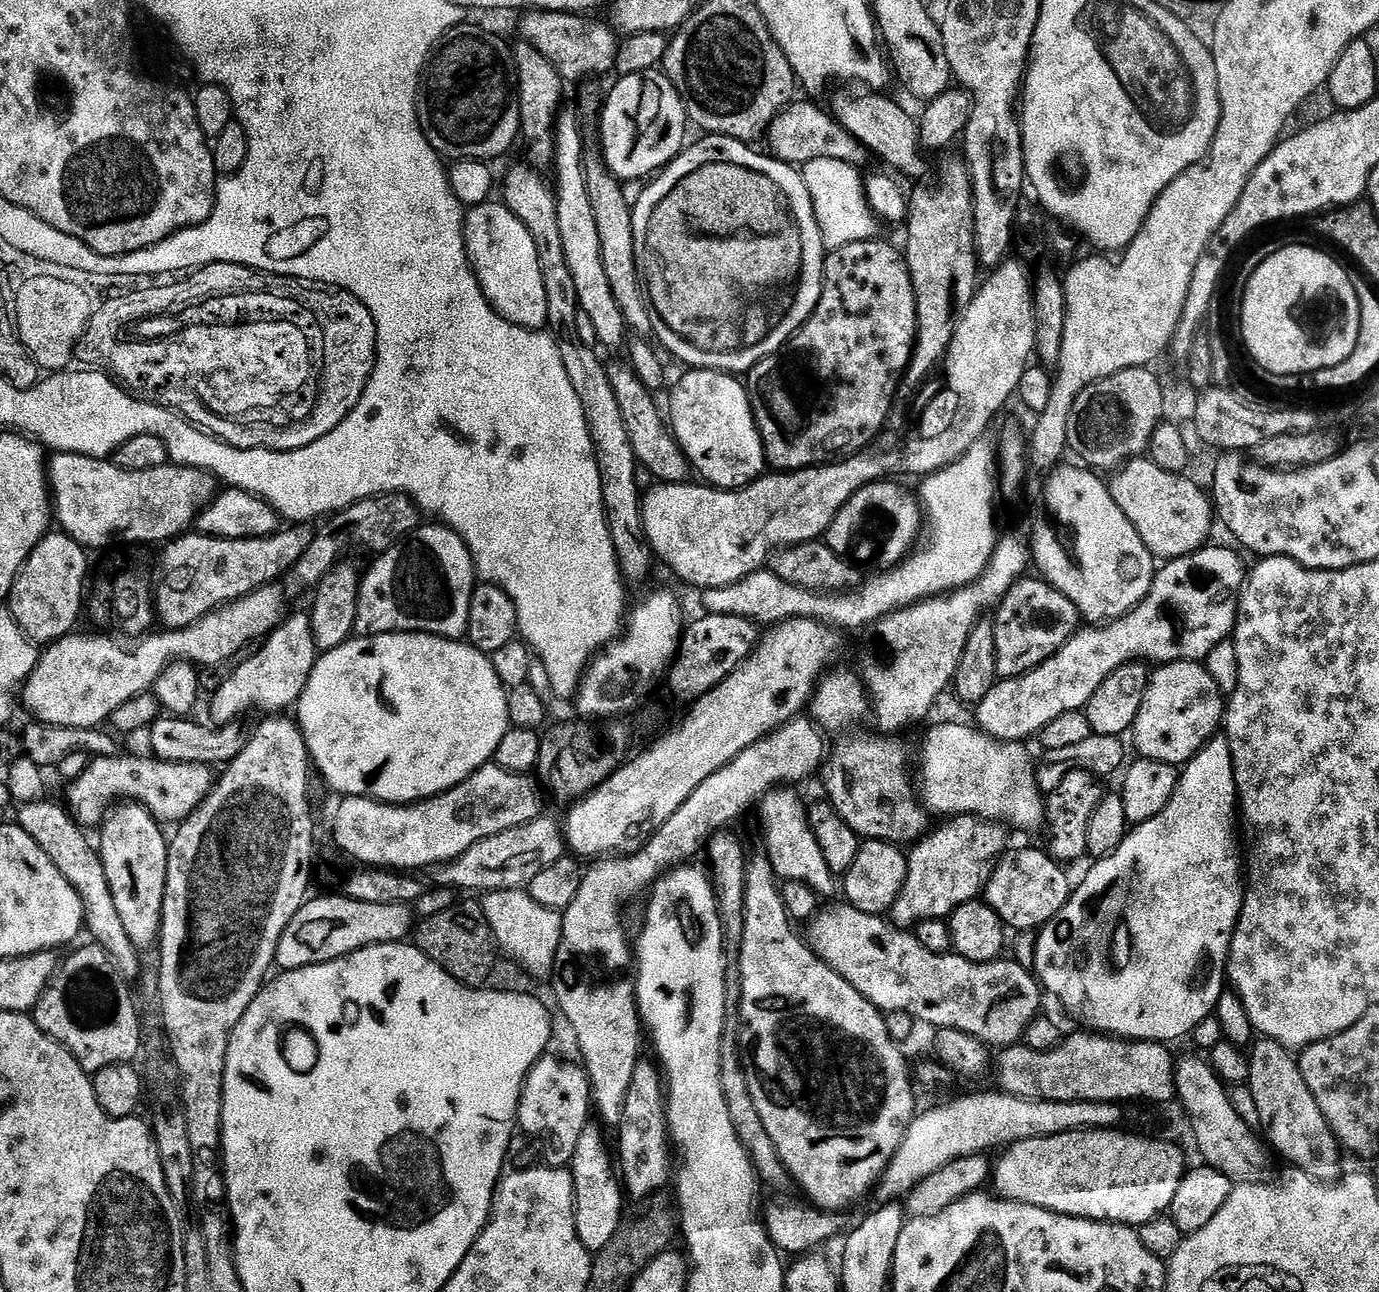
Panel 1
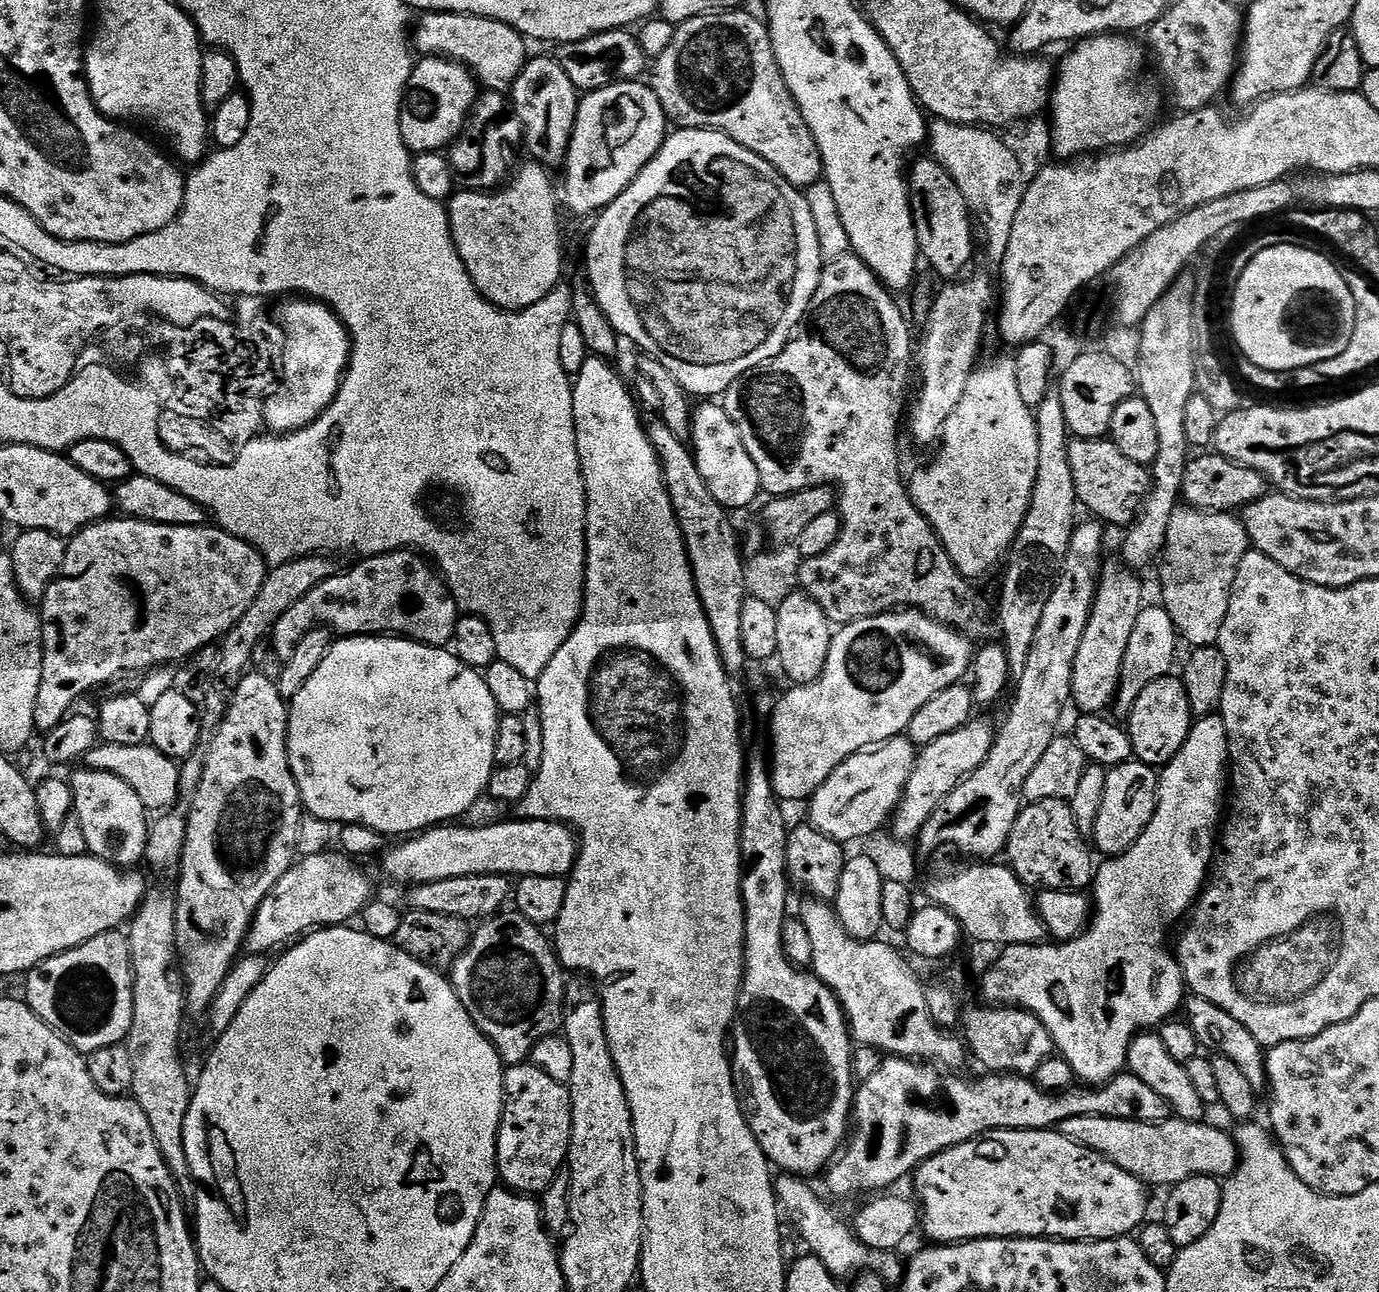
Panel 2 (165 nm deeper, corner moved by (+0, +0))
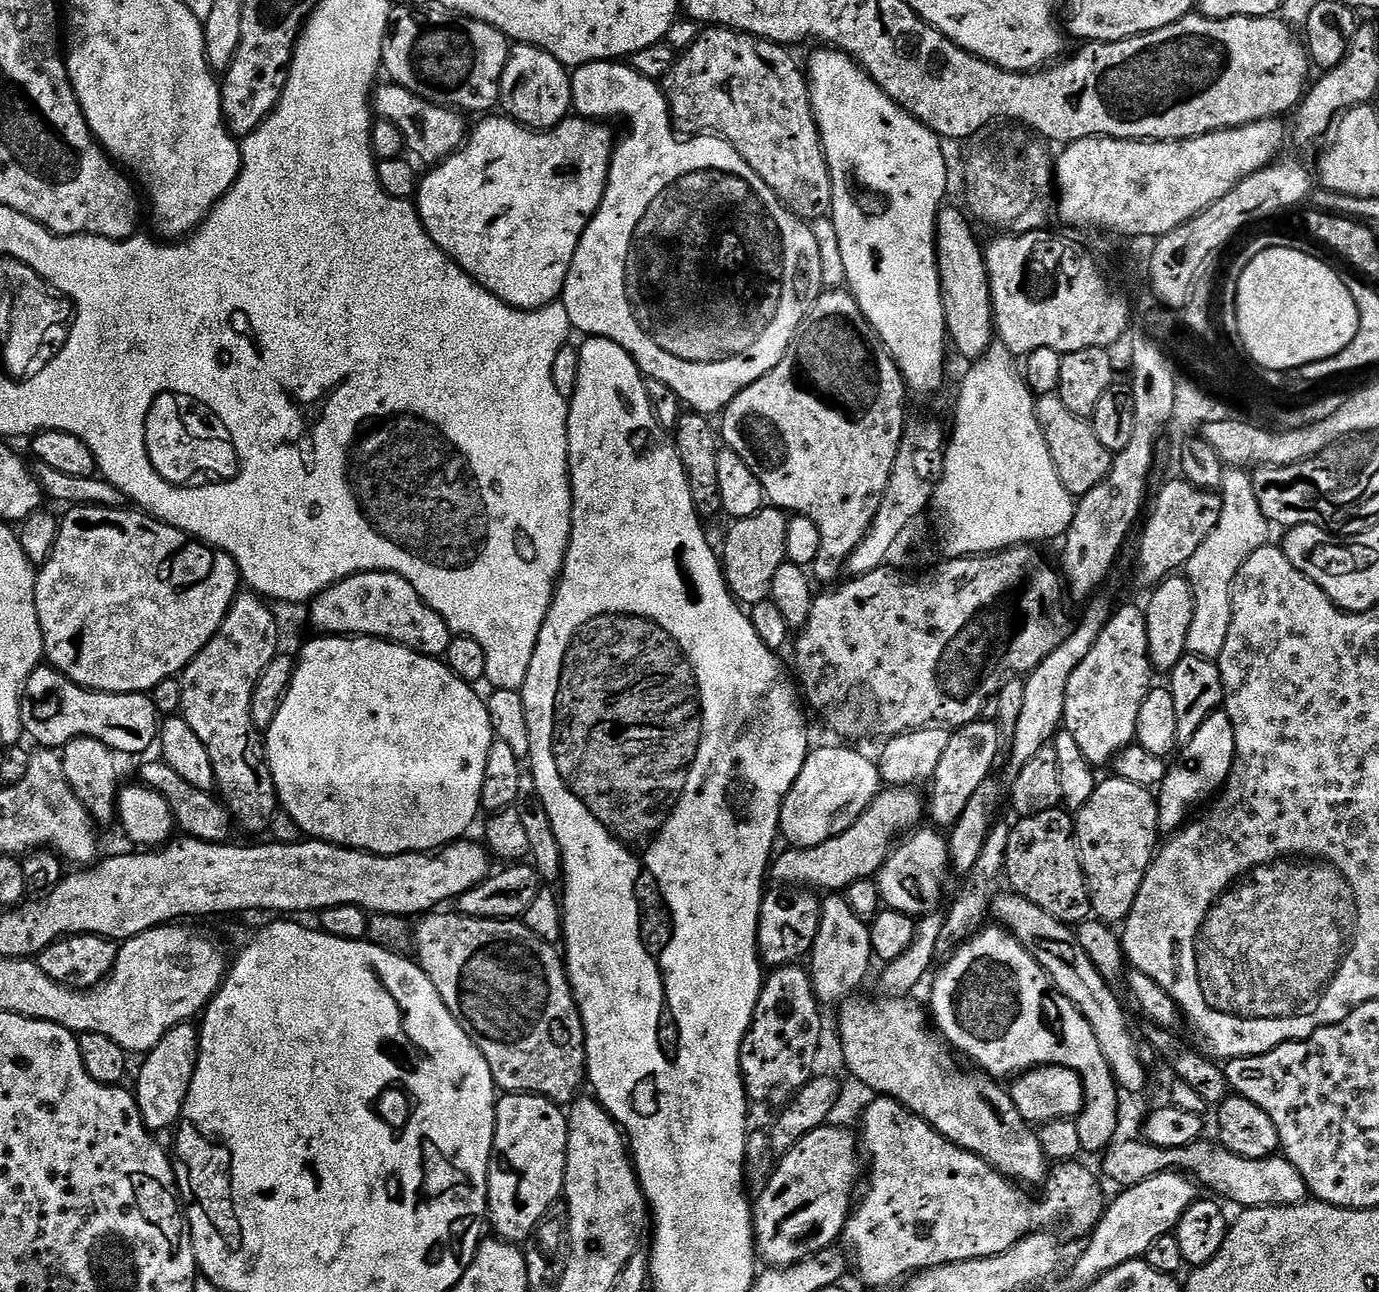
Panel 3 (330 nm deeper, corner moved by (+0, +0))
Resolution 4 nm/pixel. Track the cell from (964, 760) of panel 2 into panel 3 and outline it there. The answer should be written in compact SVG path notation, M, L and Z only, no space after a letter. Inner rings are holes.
M912 786L885 787L872 799L870 806L854 821L851 828L847 828L842 834L813 848L788 850L792 852L784 852L781 856L779 853L770 864L771 879L776 879L773 880L776 882L795 882L812 890L825 888L825 893L836 894L847 890L854 882L875 877L887 860L888 853L897 843L898 837L911 833L921 823L920 815L925 815L925 797L916 792L919 791Z

